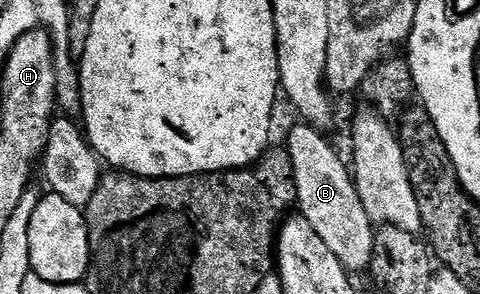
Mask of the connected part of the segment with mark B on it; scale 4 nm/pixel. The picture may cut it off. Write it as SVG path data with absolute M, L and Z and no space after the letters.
M302 122L296 125L288 134L285 147L293 162L298 211L348 273L356 274L362 268L363 271L370 269L376 225L372 224L369 214L365 214L365 206L361 206L361 198L348 165L347 168L343 165L342 158L335 153L334 146L323 137L326 135L320 129Z

